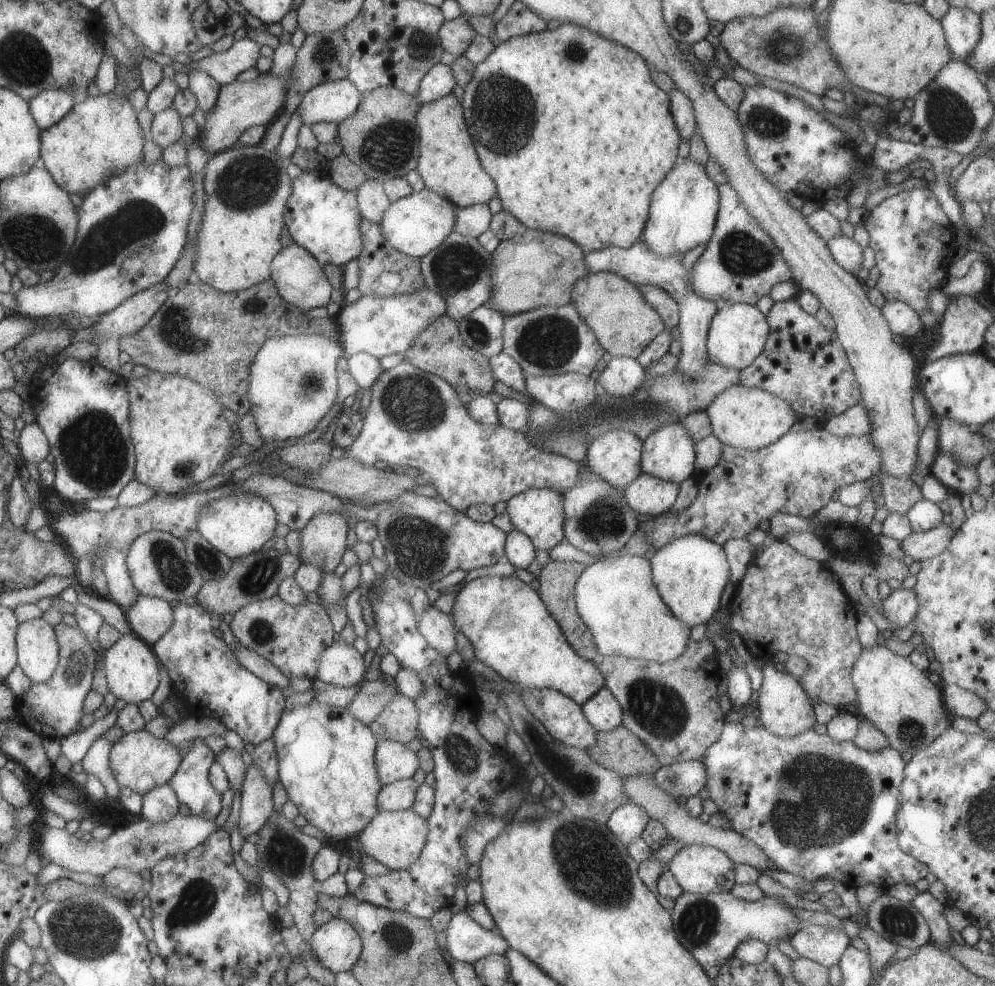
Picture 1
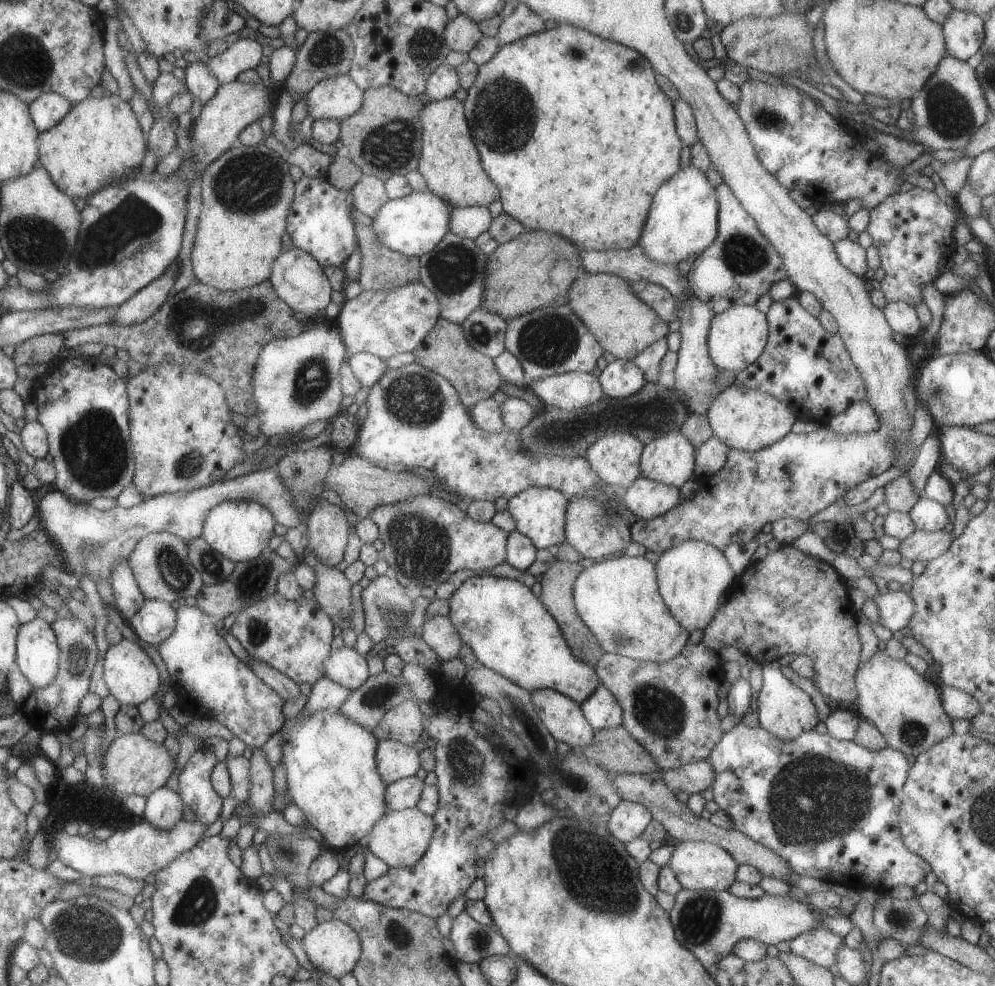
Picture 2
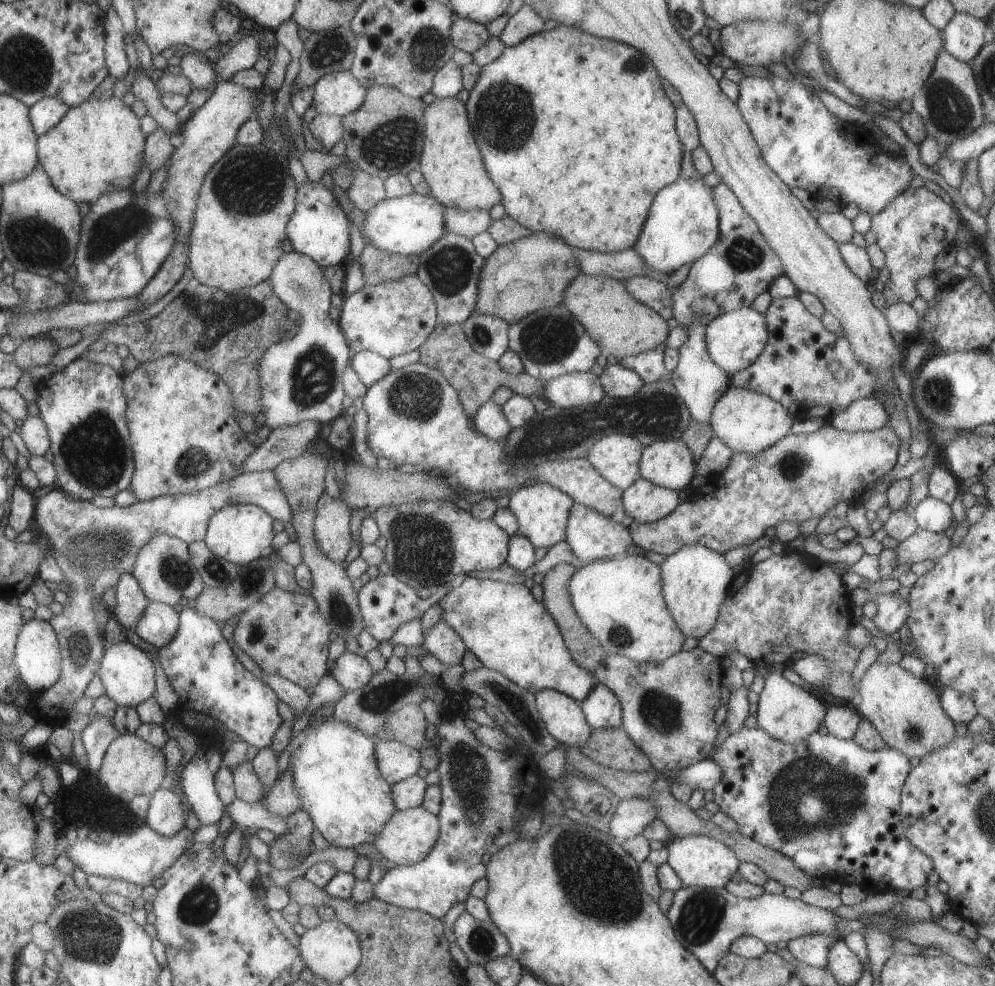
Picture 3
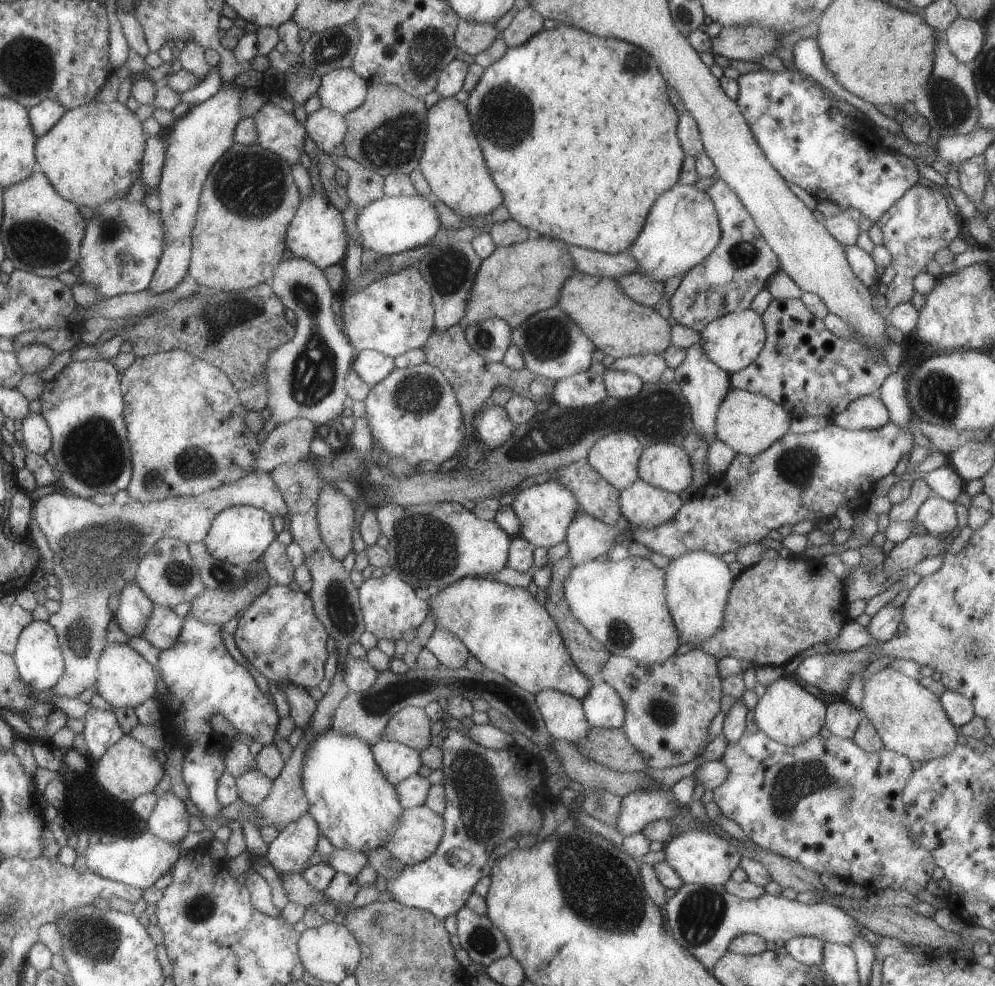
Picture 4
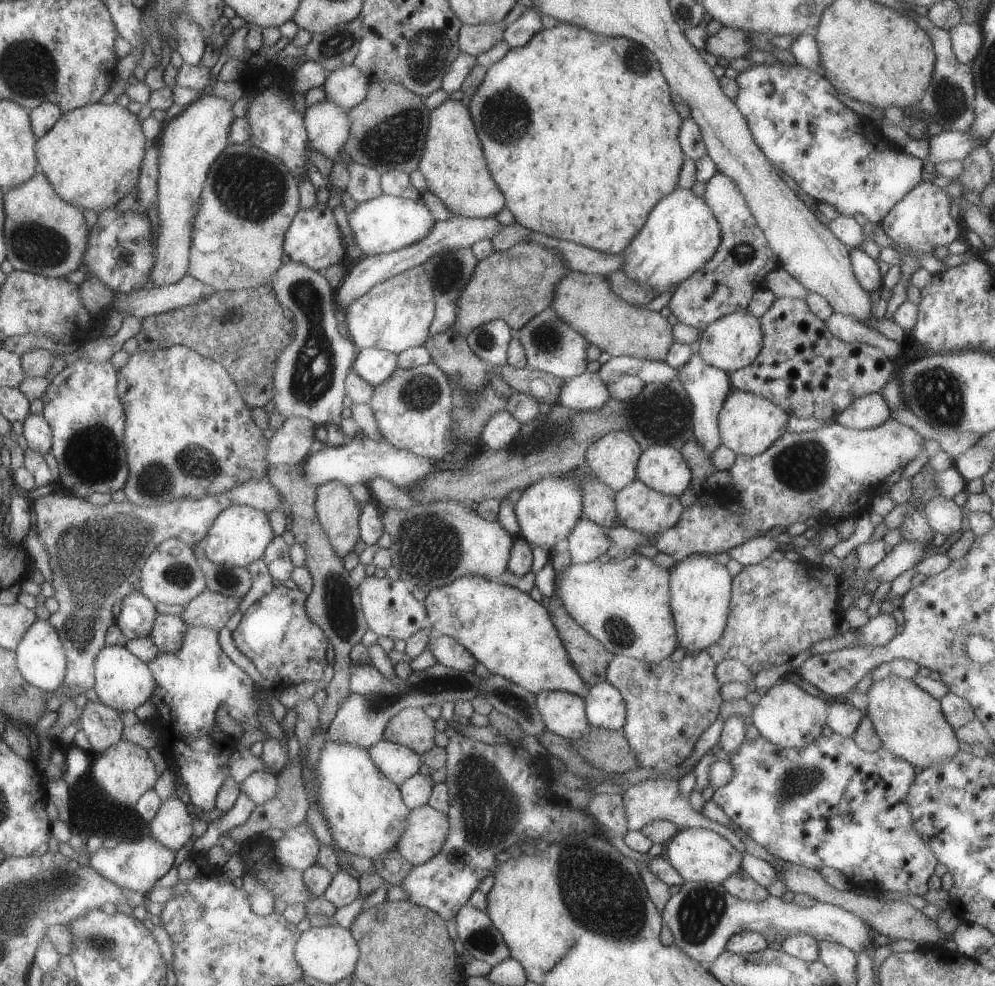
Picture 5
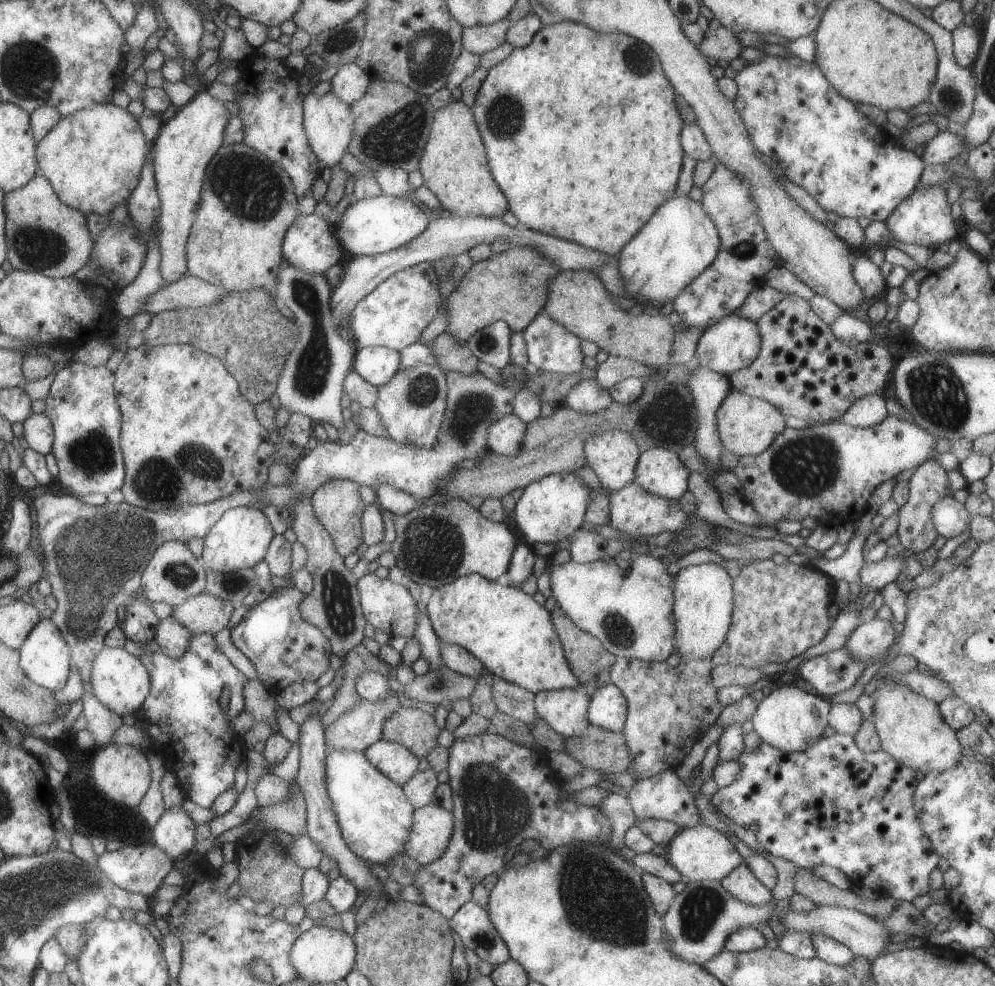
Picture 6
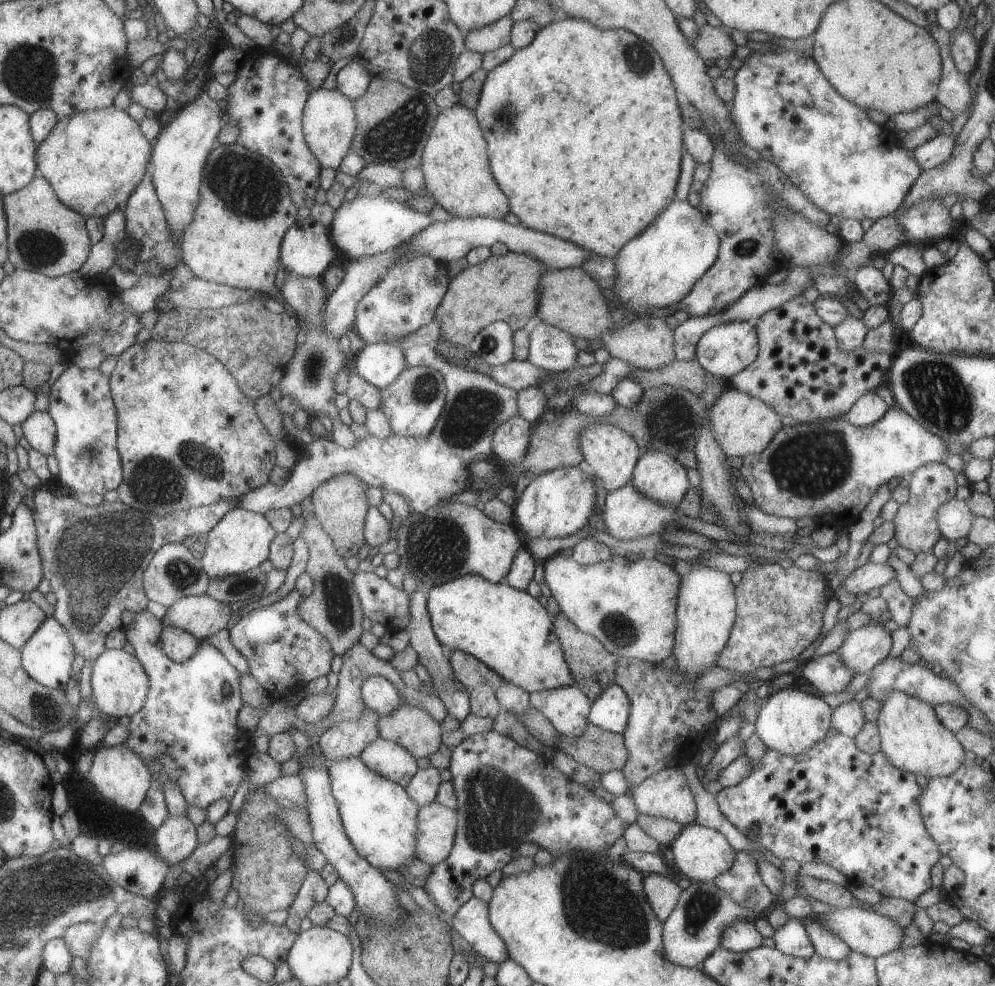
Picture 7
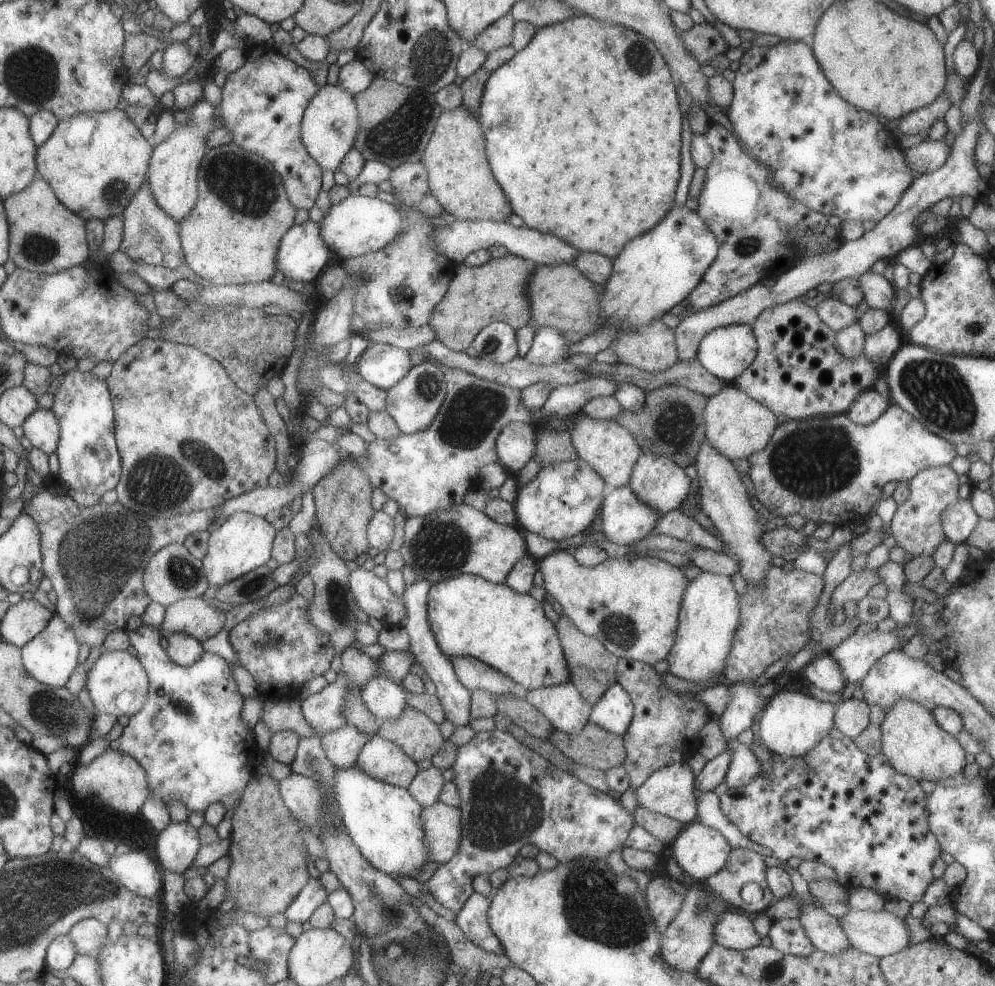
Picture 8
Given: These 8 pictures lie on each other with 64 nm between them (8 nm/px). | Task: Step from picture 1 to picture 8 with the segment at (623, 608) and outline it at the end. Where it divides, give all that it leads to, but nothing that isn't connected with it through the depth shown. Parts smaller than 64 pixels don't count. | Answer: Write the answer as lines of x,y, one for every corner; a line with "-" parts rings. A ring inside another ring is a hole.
555,549
537,561
542,574
546,594
557,601
565,616
574,627
597,639
613,656
638,660
653,665
663,660
674,643
678,627
678,612
688,581
683,571
655,557
627,555
620,558
606,558
594,567
582,567
571,554
564,549

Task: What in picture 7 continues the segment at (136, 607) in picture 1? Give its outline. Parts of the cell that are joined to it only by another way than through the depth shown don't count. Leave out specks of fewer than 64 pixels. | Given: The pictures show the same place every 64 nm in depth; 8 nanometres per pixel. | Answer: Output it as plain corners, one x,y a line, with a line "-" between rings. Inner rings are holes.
163,626
160,632
162,651
169,660
180,663
191,658
198,647
198,640
179,627

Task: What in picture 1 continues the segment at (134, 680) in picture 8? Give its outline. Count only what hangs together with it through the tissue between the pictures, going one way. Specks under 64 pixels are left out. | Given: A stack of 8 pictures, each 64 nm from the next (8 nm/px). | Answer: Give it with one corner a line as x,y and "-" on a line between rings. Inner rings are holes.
135,634
120,635
119,640
106,650
104,654
104,674
108,691
115,698
121,698
126,704
136,705
151,698
151,694
155,692
159,682
157,662
155,662
155,656
151,654
151,651
152,648

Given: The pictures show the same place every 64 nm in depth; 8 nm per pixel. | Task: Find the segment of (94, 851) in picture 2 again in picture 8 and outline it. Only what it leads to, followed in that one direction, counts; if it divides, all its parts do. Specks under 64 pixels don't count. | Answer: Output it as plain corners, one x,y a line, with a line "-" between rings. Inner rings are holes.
128,851
120,856
110,856
108,866
119,884
140,897
157,896
162,888
161,872
155,862
143,852

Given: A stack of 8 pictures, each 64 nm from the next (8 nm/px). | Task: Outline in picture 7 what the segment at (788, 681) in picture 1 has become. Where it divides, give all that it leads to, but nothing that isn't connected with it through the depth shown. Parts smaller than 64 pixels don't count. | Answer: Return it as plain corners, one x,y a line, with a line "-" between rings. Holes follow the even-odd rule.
788,686
768,695
763,701
754,732
767,749
784,755
795,756
811,748
818,740
825,738
829,730
832,708
819,696
813,696
793,686

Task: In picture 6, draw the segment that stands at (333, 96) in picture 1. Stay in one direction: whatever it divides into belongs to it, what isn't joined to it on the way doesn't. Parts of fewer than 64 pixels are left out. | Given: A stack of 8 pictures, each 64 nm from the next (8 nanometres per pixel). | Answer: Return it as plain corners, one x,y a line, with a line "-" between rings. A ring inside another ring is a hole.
353,63
342,64
330,78
330,90
350,105
365,94
370,78

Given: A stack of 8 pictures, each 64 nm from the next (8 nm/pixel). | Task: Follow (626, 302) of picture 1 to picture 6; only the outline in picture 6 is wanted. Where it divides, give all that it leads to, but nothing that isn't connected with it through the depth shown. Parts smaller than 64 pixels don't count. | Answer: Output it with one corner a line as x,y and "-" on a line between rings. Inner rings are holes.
559,271
547,284
548,294
541,312
565,327
581,340
589,340
609,357
623,357
652,369
669,364
675,328
667,316
640,313
630,316
619,310
609,299
609,293
591,271

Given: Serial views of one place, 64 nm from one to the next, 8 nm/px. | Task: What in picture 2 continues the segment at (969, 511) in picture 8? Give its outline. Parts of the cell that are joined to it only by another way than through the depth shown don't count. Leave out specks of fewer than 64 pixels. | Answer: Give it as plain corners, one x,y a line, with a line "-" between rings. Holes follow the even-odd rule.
923,497
911,506
908,516
911,518
915,530
926,532
942,530
945,524
951,520
949,507

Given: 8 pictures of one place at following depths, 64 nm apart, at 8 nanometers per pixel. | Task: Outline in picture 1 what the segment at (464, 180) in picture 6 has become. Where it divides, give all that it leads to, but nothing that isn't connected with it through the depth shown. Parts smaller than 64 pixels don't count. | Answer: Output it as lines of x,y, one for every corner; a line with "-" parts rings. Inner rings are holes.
451,93
443,98
423,103
416,112
416,123
420,156
415,169
423,179
424,188
446,198
455,207
468,207
477,203
487,205
489,200
496,196
496,186
477,158
464,121
461,103

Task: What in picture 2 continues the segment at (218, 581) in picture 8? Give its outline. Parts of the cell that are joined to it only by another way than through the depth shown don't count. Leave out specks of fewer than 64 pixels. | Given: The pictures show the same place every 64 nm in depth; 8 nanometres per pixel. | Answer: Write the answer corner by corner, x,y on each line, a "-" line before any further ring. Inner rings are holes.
225,500
213,508
203,518
201,539
219,555
231,562
243,562
259,556
266,550
268,541
274,536
275,522
271,512
251,500

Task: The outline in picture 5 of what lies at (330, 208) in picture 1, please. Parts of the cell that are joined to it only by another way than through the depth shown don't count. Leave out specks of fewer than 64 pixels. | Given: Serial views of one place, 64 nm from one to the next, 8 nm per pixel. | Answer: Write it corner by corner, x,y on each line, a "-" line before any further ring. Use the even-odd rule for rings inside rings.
317,203
309,210
297,209
291,224
284,232
282,249
291,261
304,264
317,272
323,272
327,267
341,264
341,258
345,256
345,248
343,248
343,238
337,229
332,209

